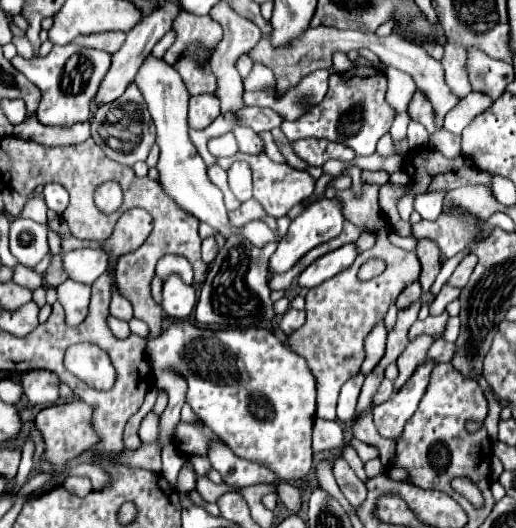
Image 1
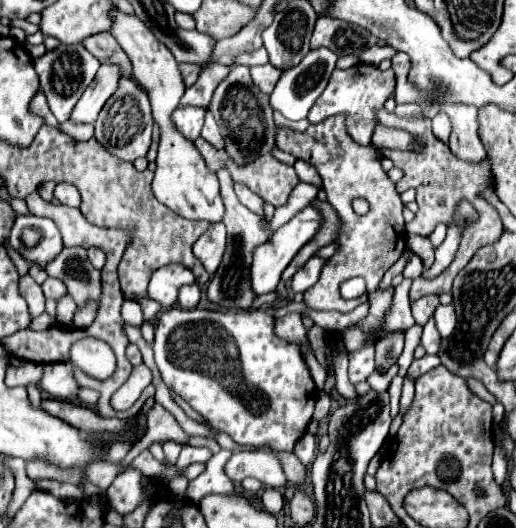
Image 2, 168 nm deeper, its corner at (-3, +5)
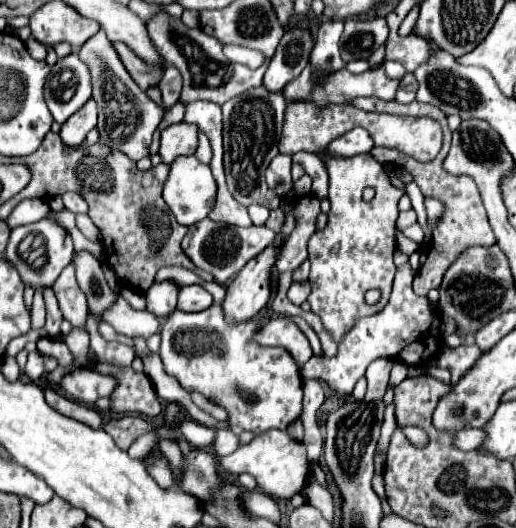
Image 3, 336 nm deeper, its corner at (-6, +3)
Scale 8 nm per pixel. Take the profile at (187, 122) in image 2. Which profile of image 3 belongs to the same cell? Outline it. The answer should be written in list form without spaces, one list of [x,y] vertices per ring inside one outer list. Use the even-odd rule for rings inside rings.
[[[179,122],[179,124],[171,124],[169,128],[161,132],[159,156],[161,156],[161,162],[167,166],[171,166],[173,160],[179,156],[195,154],[195,148],[197,148],[197,126],[195,124]]]

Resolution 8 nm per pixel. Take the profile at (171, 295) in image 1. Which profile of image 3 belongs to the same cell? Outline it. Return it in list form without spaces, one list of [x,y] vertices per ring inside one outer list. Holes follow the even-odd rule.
[[[183,286],[179,290],[179,304],[177,308],[183,312],[201,312],[213,304],[213,296],[203,286]]]

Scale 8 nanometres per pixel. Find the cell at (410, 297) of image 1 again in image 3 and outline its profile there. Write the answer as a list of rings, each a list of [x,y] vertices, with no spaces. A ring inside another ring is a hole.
[[[395,230],[395,244],[397,244],[397,248],[399,248],[401,252],[405,252],[407,256],[411,256],[413,252],[417,252],[417,248],[419,248],[419,246],[417,246],[417,242],[413,242],[413,240],[405,238],[401,230]]]

